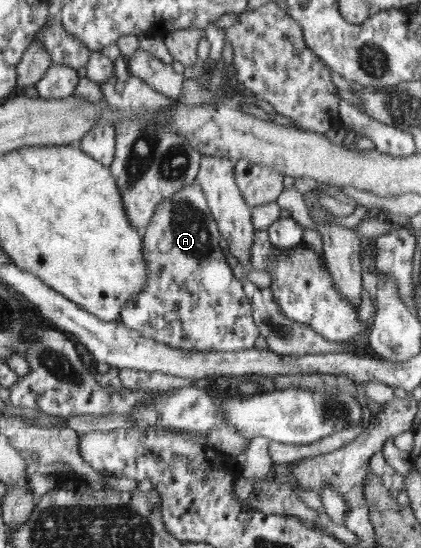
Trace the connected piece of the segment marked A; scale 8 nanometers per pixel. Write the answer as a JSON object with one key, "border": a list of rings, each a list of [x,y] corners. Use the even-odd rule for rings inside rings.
{"border":[[[196,178],[157,206],[151,224],[143,231],[145,262],[149,266],[148,286],[141,289],[141,293],[132,294],[119,314],[127,328],[183,352],[240,351],[253,347],[260,335],[259,324],[252,315],[251,299],[243,291],[242,282],[235,280],[219,246],[220,226],[213,217]]]}

